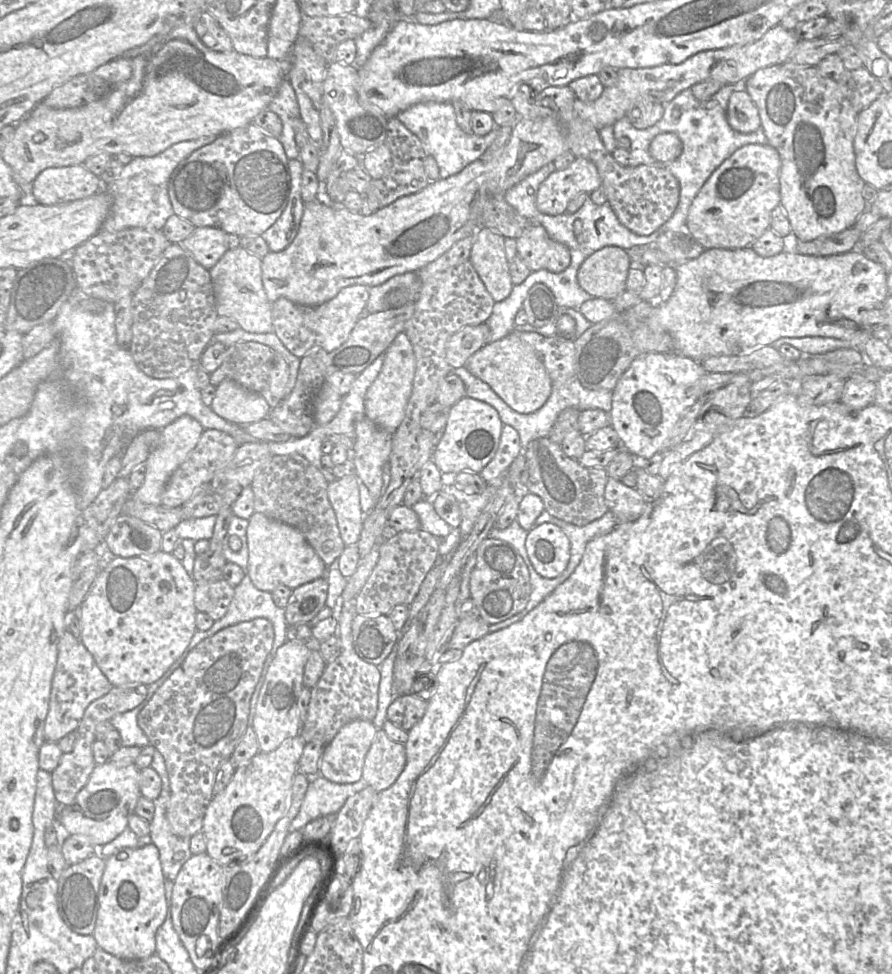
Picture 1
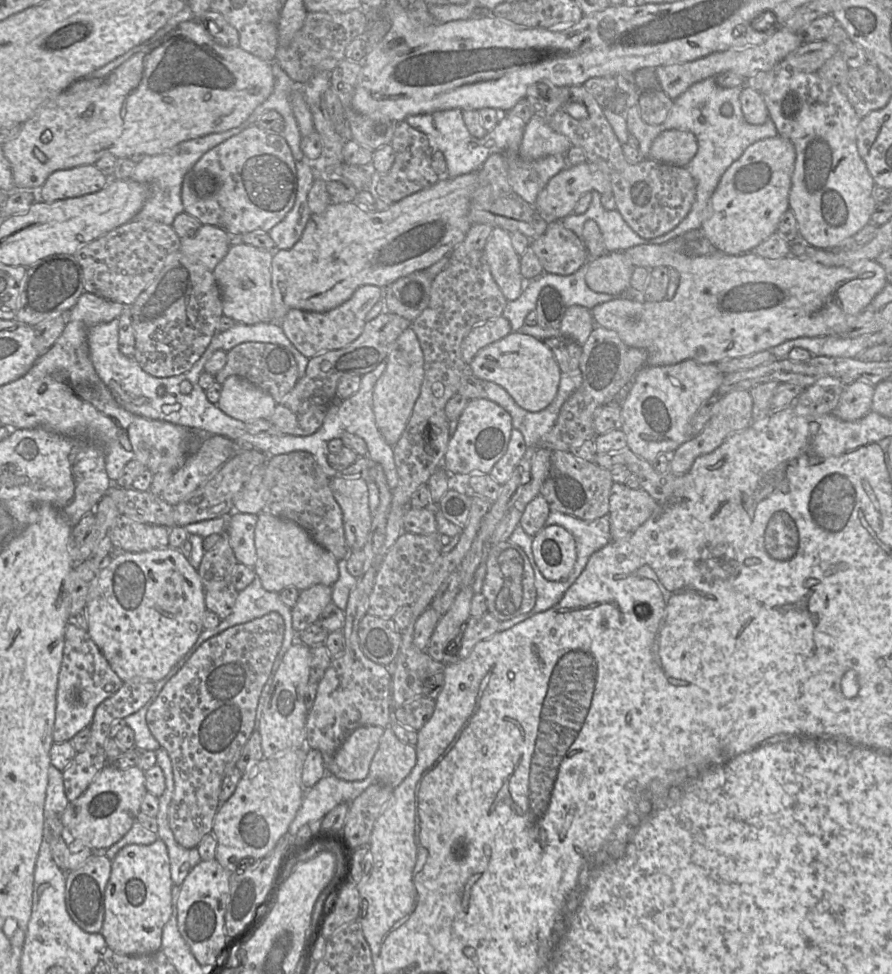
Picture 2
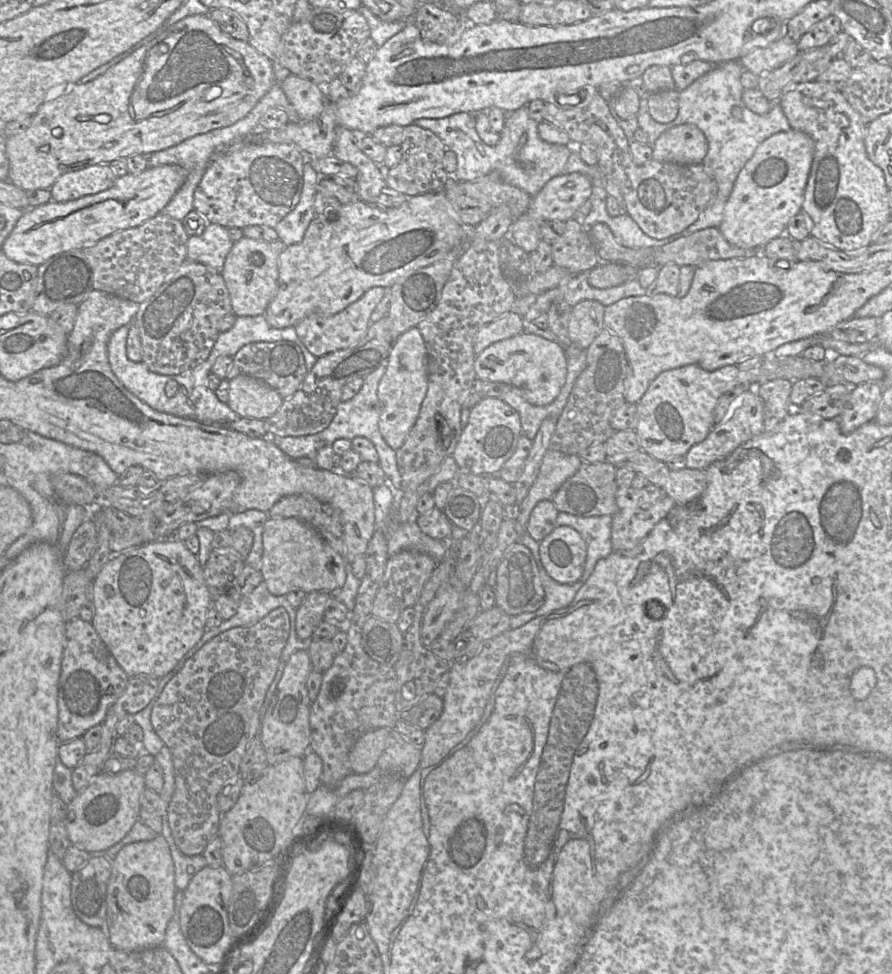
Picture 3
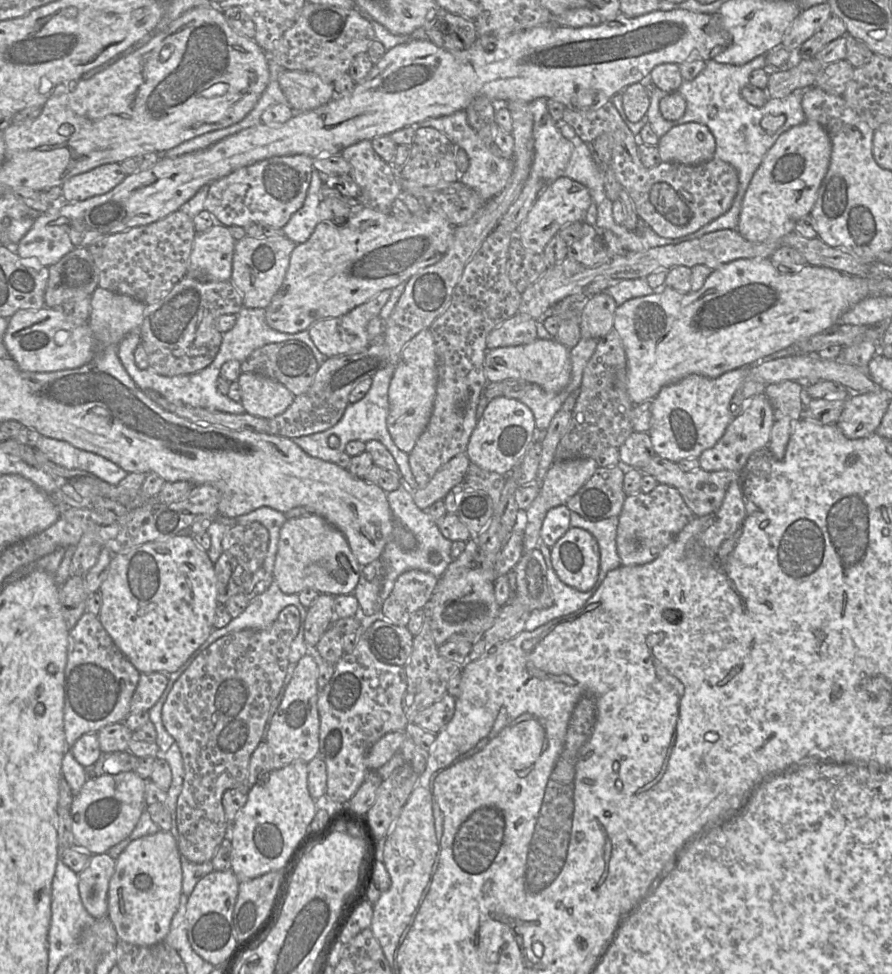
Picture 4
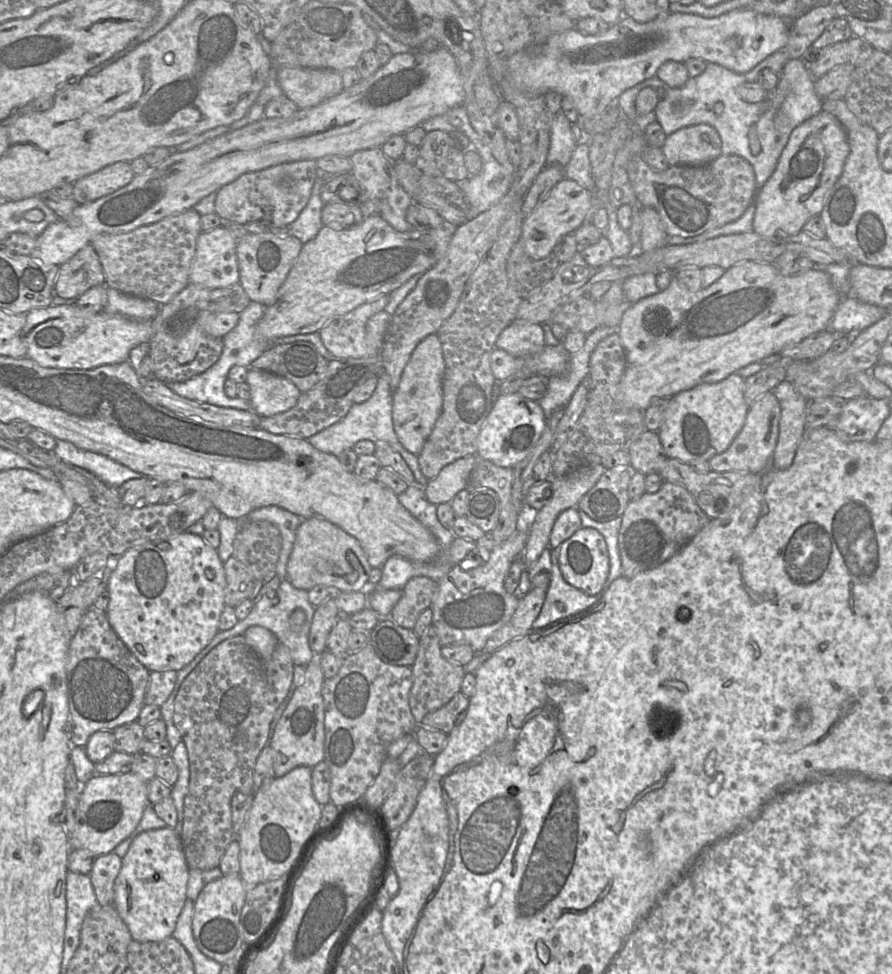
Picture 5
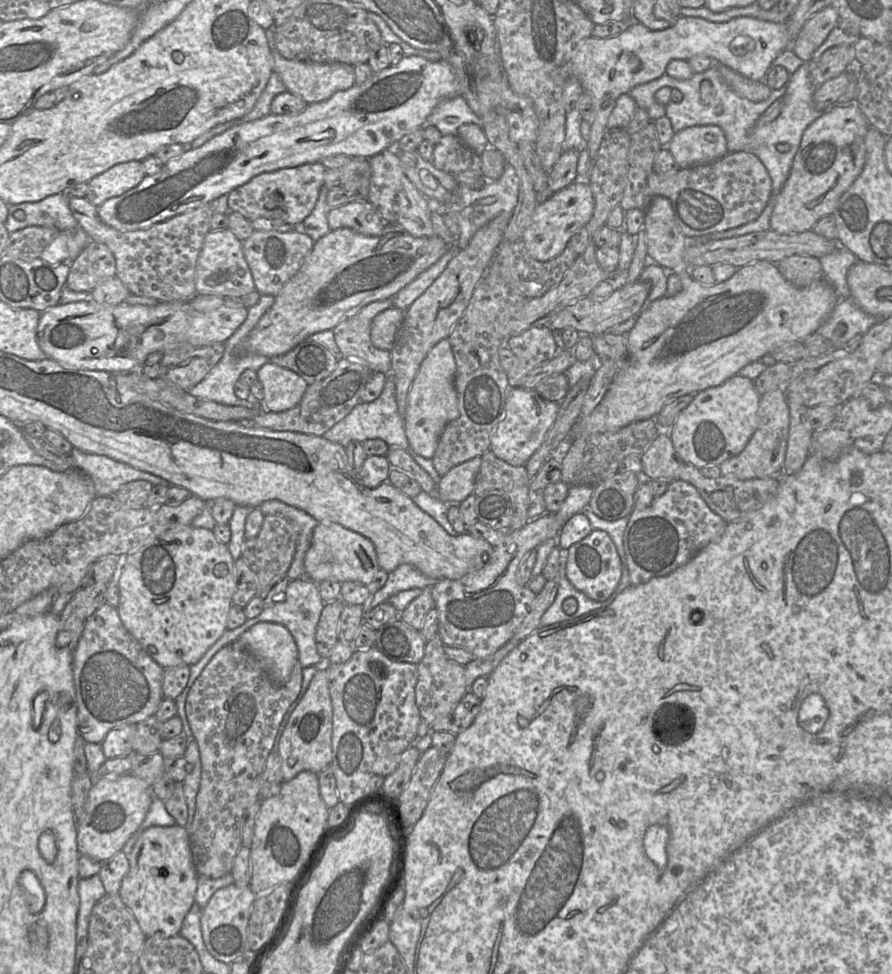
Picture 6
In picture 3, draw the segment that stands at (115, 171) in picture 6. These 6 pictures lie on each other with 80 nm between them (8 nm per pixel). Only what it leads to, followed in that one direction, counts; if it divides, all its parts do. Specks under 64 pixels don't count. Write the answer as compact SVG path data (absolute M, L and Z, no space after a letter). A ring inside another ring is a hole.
M95 164L62 174L54 182L51 201L66 202L110 188L117 176L109 164Z

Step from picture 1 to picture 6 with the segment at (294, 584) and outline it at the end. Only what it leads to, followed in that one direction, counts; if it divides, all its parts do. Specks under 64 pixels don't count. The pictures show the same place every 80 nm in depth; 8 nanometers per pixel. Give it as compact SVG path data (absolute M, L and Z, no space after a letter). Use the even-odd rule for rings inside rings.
M318 523L312 533L311 544L304 557L306 576L315 583L325 580L356 581L364 585L372 582L380 567L373 543L363 535L337 523Z

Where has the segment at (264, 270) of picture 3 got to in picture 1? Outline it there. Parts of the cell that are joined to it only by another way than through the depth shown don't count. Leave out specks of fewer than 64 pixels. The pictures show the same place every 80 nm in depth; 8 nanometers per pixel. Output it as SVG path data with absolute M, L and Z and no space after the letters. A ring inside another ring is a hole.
M238 246L227 250L209 269L218 316L229 317L243 330L258 334L273 331L271 302L262 284L261 259Z

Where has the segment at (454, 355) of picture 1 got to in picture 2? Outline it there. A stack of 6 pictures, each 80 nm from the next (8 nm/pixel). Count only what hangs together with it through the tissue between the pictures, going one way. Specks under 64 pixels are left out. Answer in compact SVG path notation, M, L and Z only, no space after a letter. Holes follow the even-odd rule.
M496 317L474 327L461 343L462 359L469 364L484 347L512 332L511 324L505 317Z

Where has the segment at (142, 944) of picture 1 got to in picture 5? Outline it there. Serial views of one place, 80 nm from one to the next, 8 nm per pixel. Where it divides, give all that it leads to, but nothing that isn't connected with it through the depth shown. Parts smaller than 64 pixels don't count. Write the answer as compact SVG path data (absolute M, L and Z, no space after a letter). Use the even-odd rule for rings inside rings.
M174 828L148 830L131 842L114 883L113 906L134 941L158 942L172 936L187 899L189 869Z

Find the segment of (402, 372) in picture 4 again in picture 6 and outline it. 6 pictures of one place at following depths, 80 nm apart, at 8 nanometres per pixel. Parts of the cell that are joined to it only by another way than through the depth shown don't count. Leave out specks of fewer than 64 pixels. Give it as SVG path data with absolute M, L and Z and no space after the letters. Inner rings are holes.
M449 340L438 342L422 361L408 393L403 425L409 447L419 456L431 459L445 426L459 417L455 388L456 362Z

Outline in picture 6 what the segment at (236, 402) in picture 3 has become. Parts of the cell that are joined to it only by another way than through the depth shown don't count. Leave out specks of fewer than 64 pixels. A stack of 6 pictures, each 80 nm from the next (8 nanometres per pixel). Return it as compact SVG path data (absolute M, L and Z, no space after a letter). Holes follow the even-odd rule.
M271 362L264 364L256 374L264 391L259 403L263 411L283 412L292 409L299 404L308 387L298 374Z

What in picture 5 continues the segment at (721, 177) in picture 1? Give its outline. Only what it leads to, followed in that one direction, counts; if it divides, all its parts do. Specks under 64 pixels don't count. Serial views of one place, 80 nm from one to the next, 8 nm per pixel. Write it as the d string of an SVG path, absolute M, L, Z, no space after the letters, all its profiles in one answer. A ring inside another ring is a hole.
M821 111L796 127L784 146L777 166L755 195L753 232L763 237L787 237L803 231L806 222L819 216L826 196L841 176L850 147L840 121Z

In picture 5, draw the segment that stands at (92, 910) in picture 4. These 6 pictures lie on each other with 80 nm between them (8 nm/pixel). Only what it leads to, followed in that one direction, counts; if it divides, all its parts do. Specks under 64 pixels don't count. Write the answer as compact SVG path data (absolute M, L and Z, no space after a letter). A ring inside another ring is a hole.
M113 852L95 858L89 877L99 905L113 905L114 883L121 865L122 858Z

